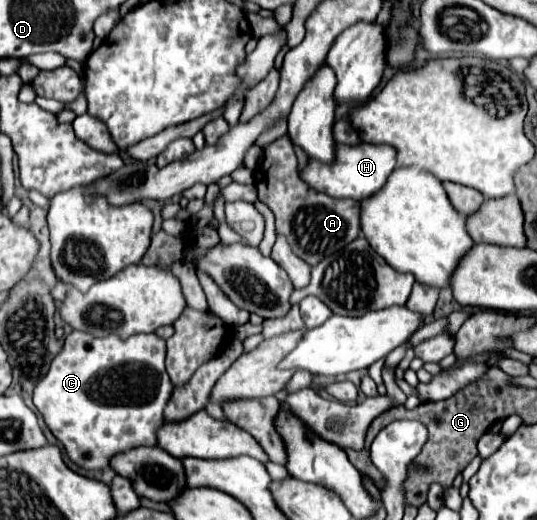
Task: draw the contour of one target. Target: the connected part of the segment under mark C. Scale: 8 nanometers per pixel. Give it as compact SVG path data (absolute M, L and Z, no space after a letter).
M73 330L65 338L63 350L53 358L49 372L35 386L33 404L77 466L101 470L109 466L115 454L139 446L157 446L157 430L163 426L163 410L171 394L173 384L165 370L165 340L157 334L135 334L121 340L117 336L95 338Z

